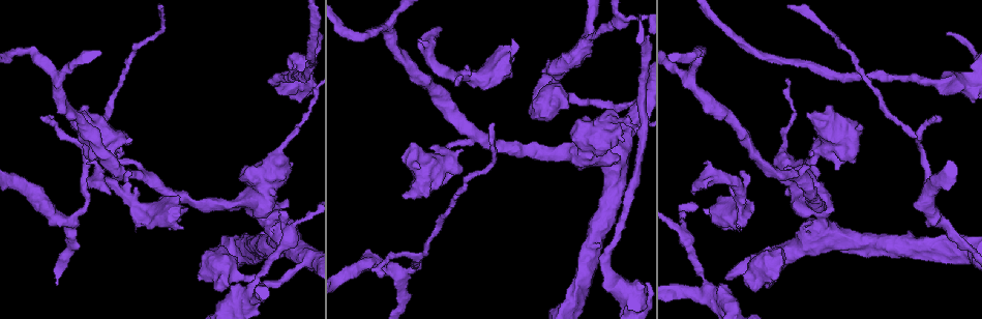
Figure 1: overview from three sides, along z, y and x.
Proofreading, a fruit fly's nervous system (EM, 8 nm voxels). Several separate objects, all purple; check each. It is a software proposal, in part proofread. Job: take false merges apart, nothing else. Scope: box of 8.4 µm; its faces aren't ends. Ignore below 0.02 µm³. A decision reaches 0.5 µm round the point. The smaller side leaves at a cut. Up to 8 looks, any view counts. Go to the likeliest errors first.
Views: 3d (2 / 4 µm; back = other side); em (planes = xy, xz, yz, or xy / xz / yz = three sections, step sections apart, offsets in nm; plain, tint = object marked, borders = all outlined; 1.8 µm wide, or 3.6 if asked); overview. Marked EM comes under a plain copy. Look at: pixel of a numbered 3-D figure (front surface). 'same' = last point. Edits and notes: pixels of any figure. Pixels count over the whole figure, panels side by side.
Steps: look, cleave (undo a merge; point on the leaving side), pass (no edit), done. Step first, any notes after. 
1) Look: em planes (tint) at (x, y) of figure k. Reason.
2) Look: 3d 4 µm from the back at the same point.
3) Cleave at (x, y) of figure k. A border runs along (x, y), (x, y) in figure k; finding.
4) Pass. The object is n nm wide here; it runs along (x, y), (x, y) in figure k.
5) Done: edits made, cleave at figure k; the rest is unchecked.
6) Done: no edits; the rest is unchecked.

Look: em xz step 8 (tint) at (820, 229) of figure 1.

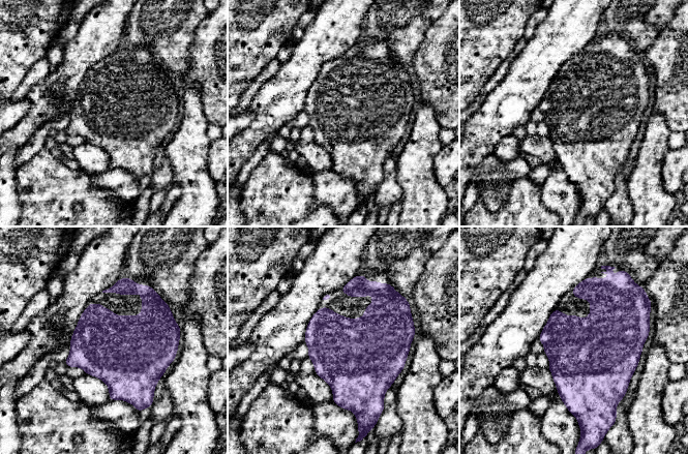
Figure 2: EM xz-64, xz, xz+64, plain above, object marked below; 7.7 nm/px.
Look: em planes (tint) at the same point.

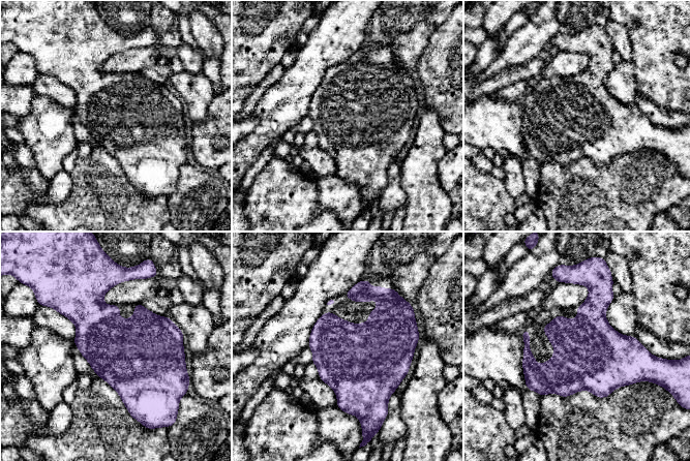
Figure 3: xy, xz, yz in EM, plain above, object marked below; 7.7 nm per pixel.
Pass. The object is 550 nm wide here; one neuron here.

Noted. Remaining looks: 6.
Look: 3d 2 µm at (584, 42) of figure 1. Narrows sharply.

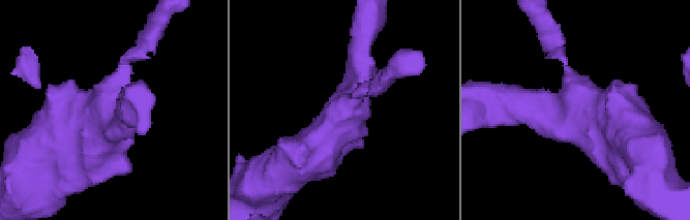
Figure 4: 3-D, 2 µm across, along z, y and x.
Look: em planes (tint) at (351, 106) of figure 4. 3 arms meet here; the arms are 160, 260, 420 nm wide; now the EM.

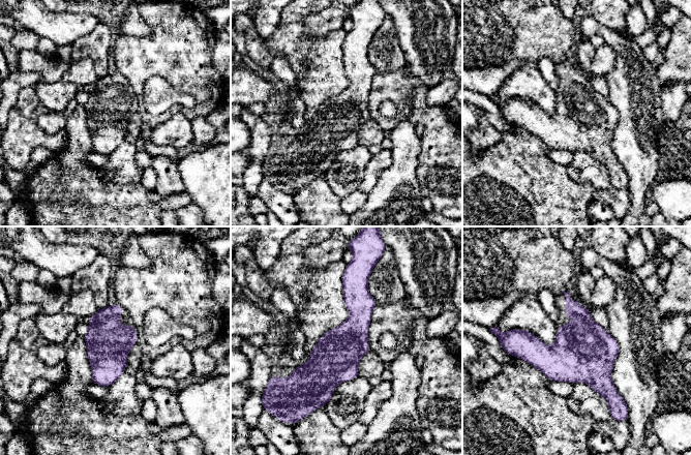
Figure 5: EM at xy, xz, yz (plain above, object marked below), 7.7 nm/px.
Pass. It runs along (352, 280), (355, 330), (323, 399) in figure 5; one neuron here.

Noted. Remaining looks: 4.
Look: em planes (tint) at (105, 141) of figure 1. Sharp bend.

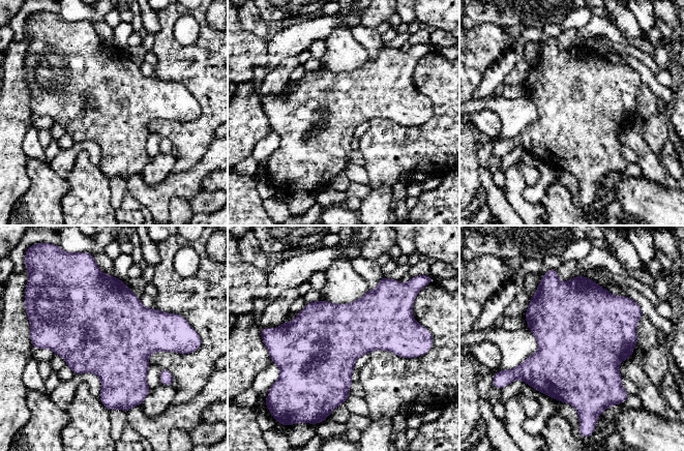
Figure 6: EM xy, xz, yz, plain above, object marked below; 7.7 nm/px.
Pass. All the same neuron.

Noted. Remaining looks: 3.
Look: em xy step 8 (tint) at (30, 53) of figure 1. Abrupt turn.

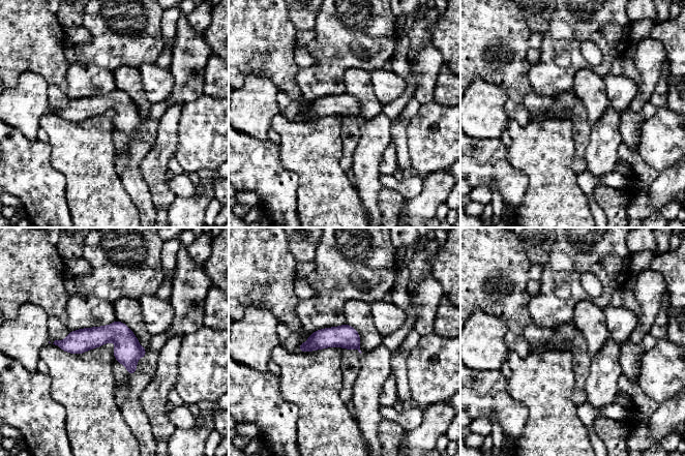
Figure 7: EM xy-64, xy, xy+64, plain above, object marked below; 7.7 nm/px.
Pass. All the same neuron.

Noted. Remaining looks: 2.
Done: no edits; the rest is unchecked.

